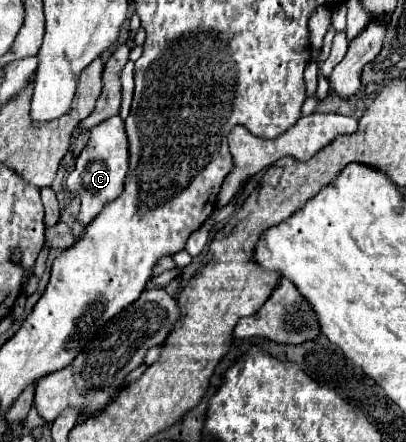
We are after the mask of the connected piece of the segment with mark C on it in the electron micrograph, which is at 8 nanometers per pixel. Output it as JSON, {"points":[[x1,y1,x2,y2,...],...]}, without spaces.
{"points":[[119,115,109,117,107,121,101,121,91,129,89,141,81,155,77,157,75,169,67,175,67,187,81,197,81,213,79,223,89,225,103,205,107,201,113,201,123,191,123,177,127,175,127,163,129,163,129,151,127,151,127,135,123,127,123,119]]}

